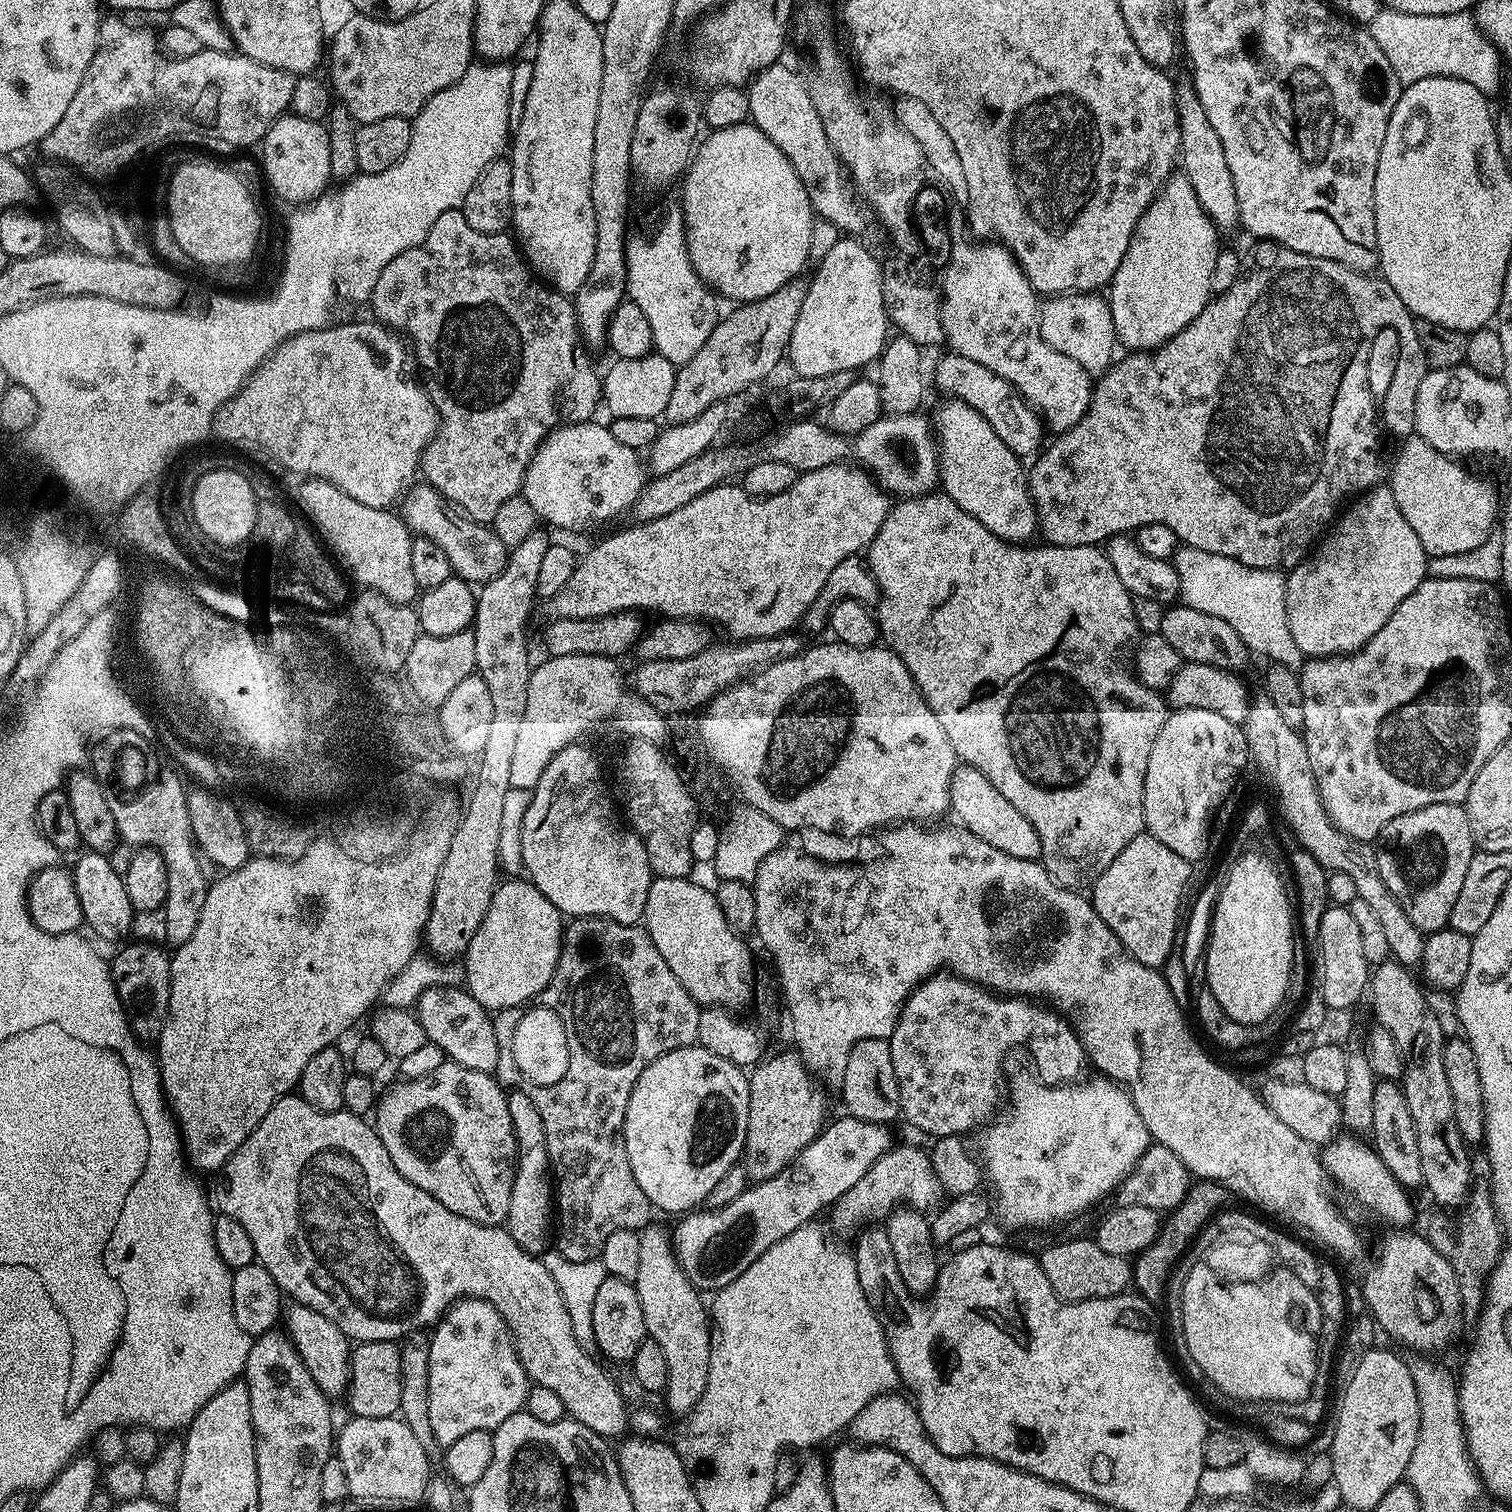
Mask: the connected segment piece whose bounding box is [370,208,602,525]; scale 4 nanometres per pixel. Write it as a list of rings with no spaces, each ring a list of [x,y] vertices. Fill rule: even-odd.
[[[460,208],[446,210],[430,226],[430,234],[421,244],[415,244],[410,250],[398,254],[378,274],[378,282],[374,282],[374,290],[370,297],[372,304],[371,315],[381,324],[388,325],[393,330],[399,330],[410,341],[414,359],[421,369],[424,368],[432,376],[449,376],[452,379],[452,404],[442,408],[442,419],[439,421],[435,436],[424,448],[422,461],[422,476],[427,483],[435,486],[447,500],[452,501],[460,511],[466,513],[470,519],[477,520],[480,524],[491,525],[494,514],[498,514],[498,506],[506,498],[517,495],[524,487],[524,471],[528,468],[531,446],[539,446],[541,442],[561,423],[560,407],[568,403],[572,407],[573,421],[584,422],[597,407],[602,404],[602,376],[592,365],[592,360],[586,353],[576,352],[572,348],[581,347],[582,337],[580,328],[576,325],[576,310],[573,301],[563,292],[557,292],[547,283],[541,282],[534,275],[531,267],[526,263],[517,241],[511,235],[495,232],[482,234],[466,222]]]

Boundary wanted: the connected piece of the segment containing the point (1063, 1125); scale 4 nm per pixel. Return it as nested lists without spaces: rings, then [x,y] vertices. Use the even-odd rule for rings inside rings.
[[[1096,1074],[1096,1077],[1093,1080],[1084,1080],[1081,1079],[1079,1082],[1065,1082],[1063,1084],[1051,1084],[1048,1082],[1039,1082],[1040,1084],[1035,1084],[1034,1081],[1028,1080],[1025,1084],[1016,1084],[1012,1088],[1012,1108],[1005,1107],[1003,1111],[999,1113],[991,1122],[983,1125],[979,1129],[978,1135],[980,1135],[980,1148],[978,1147],[978,1159],[982,1165],[983,1175],[986,1177],[987,1183],[988,1180],[992,1183],[992,1192],[990,1191],[991,1199],[994,1201],[994,1216],[997,1216],[1002,1223],[1005,1224],[1008,1228],[1048,1228],[1051,1224],[1060,1224],[1063,1220],[1072,1220],[1075,1218],[1079,1212],[1084,1212],[1087,1208],[1092,1208],[1096,1203],[1099,1202],[1103,1196],[1111,1197],[1113,1195],[1114,1189],[1127,1177],[1133,1170],[1136,1168],[1136,1164],[1142,1158],[1142,1154],[1147,1150],[1150,1143],[1150,1137],[1148,1131],[1146,1130],[1146,1122],[1142,1122],[1142,1114],[1138,1114],[1138,1110],[1134,1106],[1132,1097],[1128,1095],[1127,1091],[1121,1085],[1117,1084],[1114,1080],[1109,1080],[1107,1076],[1103,1074]]]

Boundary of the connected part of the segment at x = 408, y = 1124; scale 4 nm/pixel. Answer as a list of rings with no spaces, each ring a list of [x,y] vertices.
[[[446,1062],[442,1066],[438,1066],[438,1070],[434,1070],[434,1074],[430,1078],[404,1080],[399,1083],[394,1085],[385,1096],[383,1093],[379,1097],[374,1109],[374,1117],[376,1116],[374,1127],[377,1134],[380,1135],[382,1146],[386,1146],[386,1154],[390,1154],[390,1162],[394,1162],[398,1174],[402,1174],[402,1178],[414,1182],[414,1186],[418,1186],[418,1190],[426,1190],[426,1194],[430,1194],[430,1198],[438,1198],[438,1202],[442,1202],[442,1206],[446,1206],[446,1210],[450,1210],[454,1214],[462,1214],[462,1218],[470,1218],[479,1224],[503,1225],[508,1219],[508,1211],[510,1210],[510,1190],[514,1186],[518,1149],[514,1134],[514,1122],[510,1118],[508,1096],[502,1085],[497,1082],[495,1075],[470,1070],[461,1064]]]

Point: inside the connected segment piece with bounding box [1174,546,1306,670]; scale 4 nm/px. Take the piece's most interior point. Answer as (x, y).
(1253, 600)

